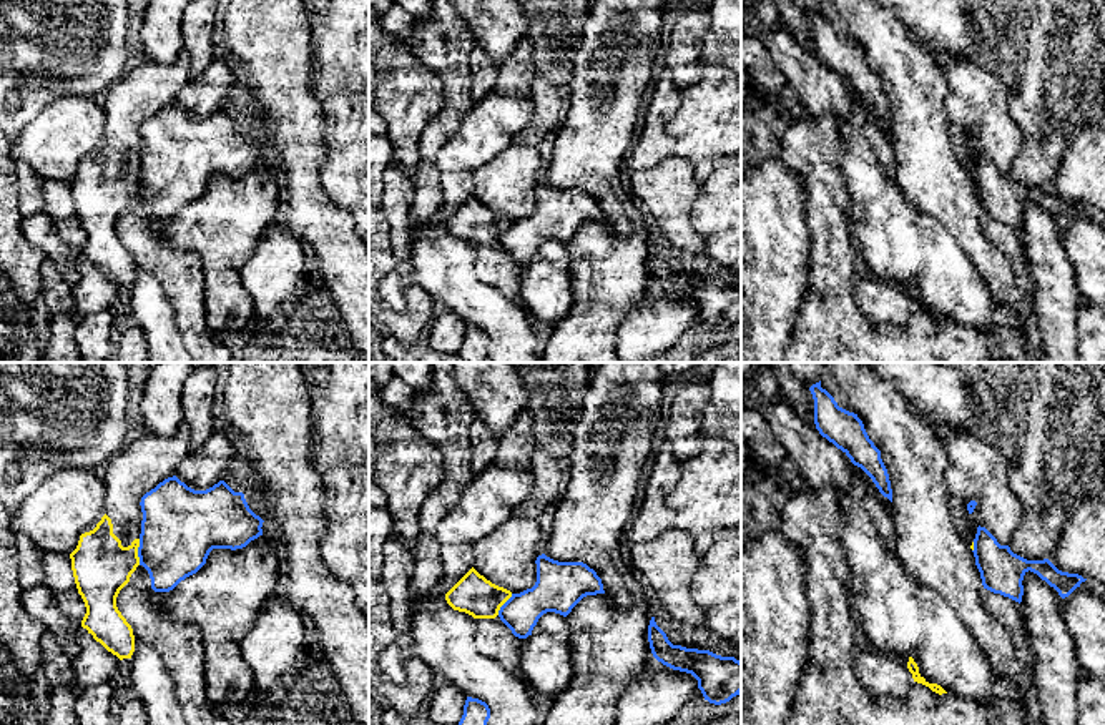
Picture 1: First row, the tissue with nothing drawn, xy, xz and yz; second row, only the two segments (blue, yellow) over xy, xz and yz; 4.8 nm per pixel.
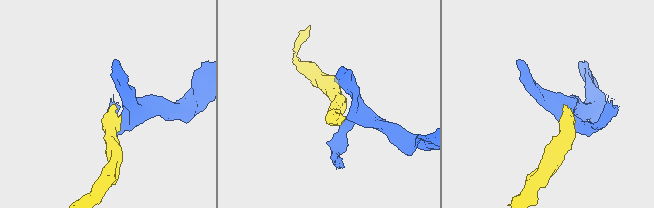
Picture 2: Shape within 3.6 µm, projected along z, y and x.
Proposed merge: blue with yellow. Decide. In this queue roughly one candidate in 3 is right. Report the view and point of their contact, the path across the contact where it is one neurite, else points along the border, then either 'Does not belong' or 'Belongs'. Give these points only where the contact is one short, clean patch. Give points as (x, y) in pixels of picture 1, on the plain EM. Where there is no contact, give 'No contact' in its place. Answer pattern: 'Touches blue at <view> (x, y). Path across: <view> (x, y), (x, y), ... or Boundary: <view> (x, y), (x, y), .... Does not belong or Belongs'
Touches blue at xy (138, 180). Boundary: xy (140, 167), (138, 192). Does not belong

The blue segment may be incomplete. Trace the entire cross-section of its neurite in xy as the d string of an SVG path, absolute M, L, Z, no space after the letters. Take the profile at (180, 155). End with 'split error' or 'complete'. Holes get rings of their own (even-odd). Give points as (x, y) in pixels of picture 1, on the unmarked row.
M173 103L146 120L140 133L138 185L155 219L169 219L196 201L213 176L243 176L263 163L264 148L224 108L194 118Z; complete

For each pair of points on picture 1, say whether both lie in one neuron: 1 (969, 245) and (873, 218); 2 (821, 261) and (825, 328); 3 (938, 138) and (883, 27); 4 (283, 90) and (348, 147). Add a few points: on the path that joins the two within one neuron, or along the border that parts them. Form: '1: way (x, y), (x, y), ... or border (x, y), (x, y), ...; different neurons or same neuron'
1: border (929, 215), (944, 226), (979, 275); different neurons
2: way (828, 278), (828, 311); same neuron
3: way (918, 110), (916, 88), (896, 55); same neuron
4: border (311, 90), (323, 120), (323, 165); different neurons

